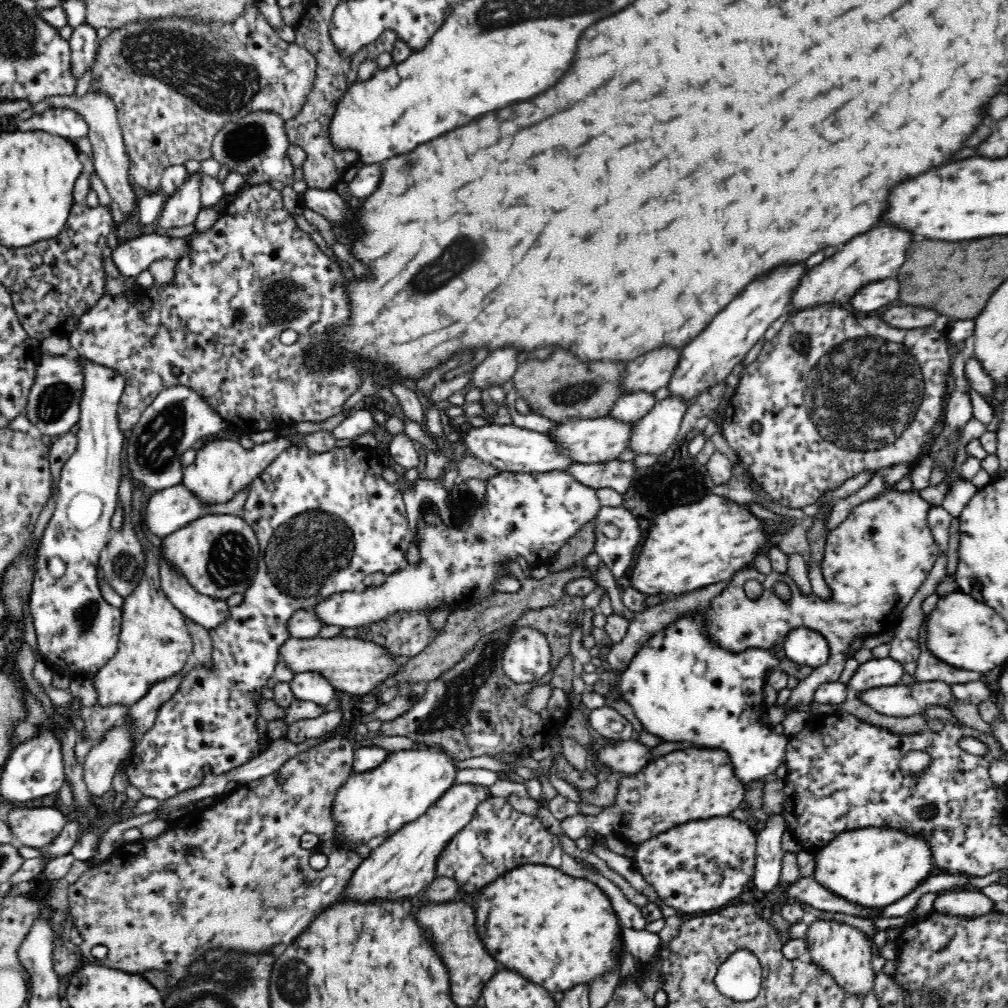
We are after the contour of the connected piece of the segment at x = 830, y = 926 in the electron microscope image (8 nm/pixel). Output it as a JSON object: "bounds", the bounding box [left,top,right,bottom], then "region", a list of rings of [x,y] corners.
{"bounds":[805,918,876,1000],"region":[[[817,918],[808,927],[805,939],[812,957],[811,962],[834,977],[836,983],[844,989],[844,996],[848,993],[860,995],[863,1000],[865,994],[873,988],[876,976],[872,967],[875,953],[871,937],[838,920]]]}

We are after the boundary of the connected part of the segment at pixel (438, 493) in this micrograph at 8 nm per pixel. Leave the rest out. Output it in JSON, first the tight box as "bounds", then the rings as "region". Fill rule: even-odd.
{"bounds":[403,477,452,540],"region":[[[439,477],[436,479],[420,478],[415,480],[413,484],[415,485],[405,490],[403,501],[407,508],[408,527],[410,527],[410,531],[412,531],[413,540],[415,540],[418,517],[420,516],[422,505],[426,501],[434,503],[440,515],[440,519],[442,519],[447,526],[452,524],[452,510],[445,504],[448,492]]]}

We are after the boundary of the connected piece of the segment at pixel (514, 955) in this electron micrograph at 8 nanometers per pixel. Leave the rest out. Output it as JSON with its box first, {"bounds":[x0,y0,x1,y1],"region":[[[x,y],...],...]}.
{"bounds":[476,864,623,993],"region":[[[526,864],[518,866],[516,870],[512,869],[508,871],[508,874],[504,876],[498,876],[496,882],[484,886],[484,890],[480,889],[480,896],[476,898],[476,922],[478,922],[478,934],[486,946],[486,950],[500,962],[504,964],[508,970],[516,970],[518,974],[522,974],[524,978],[532,980],[534,984],[544,984],[541,986],[545,988],[549,993],[565,992],[566,990],[572,990],[573,986],[578,984],[591,984],[597,978],[600,978],[602,974],[610,972],[610,970],[618,970],[618,966],[621,965],[621,959],[623,955],[623,942],[622,942],[622,926],[618,920],[618,915],[614,907],[610,903],[609,897],[598,887],[594,882],[584,878],[572,877],[565,872],[562,872],[558,868],[553,866],[546,866],[542,864]]]}

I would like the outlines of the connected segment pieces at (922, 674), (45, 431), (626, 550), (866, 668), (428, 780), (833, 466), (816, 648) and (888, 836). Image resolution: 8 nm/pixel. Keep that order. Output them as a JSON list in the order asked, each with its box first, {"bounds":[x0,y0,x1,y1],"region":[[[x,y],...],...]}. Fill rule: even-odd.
[{"bounds":[915,632,982,684],"region":[[[920,632],[918,637],[918,644],[920,644],[920,656],[916,666],[915,681],[917,682],[934,682],[940,681],[948,684],[966,684],[966,682],[978,682],[982,674],[972,670],[963,668],[954,668],[938,657],[934,656],[928,645],[926,645],[926,632]]]},{"bounds":[25,351,84,441],"region":[[[73,351],[66,355],[41,355],[25,406],[26,418],[38,429],[39,436],[50,441],[68,433],[70,428],[78,424],[82,388],[84,371],[78,355]]]},{"bounds":[594,506,642,578],"region":[[[601,506],[594,518],[594,552],[612,572],[614,578],[620,578],[634,560],[634,550],[642,541],[642,534],[636,517],[626,508]],[[614,524],[619,528],[619,536],[608,538],[602,528]]]},{"bounds":[848,657,904,697],"region":[[[892,657],[871,659],[858,665],[848,687],[848,694],[855,697],[870,688],[901,685],[904,667]]]},{"bounds":[333,746,458,850],"region":[[[422,746],[412,750],[398,750],[387,754],[372,770],[356,774],[351,772],[344,785],[338,788],[333,804],[333,816],[336,819],[336,843],[356,850],[360,844],[368,843],[372,838],[388,838],[409,822],[426,814],[433,804],[454,784],[458,774],[456,763],[444,750]]]},{"bounds":[721,303,951,508],"region":[[[824,303],[804,309],[804,312],[796,312],[796,316],[790,316],[776,338],[766,342],[760,350],[760,356],[756,362],[745,366],[741,372],[739,383],[735,393],[729,400],[730,404],[722,412],[721,433],[726,438],[729,446],[738,455],[739,462],[744,469],[757,482],[776,503],[786,508],[804,508],[814,504],[820,496],[828,490],[840,488],[846,480],[854,478],[861,472],[878,473],[880,470],[891,468],[896,464],[912,464],[914,458],[922,454],[922,444],[930,438],[930,430],[934,424],[938,424],[942,416],[942,398],[946,396],[946,382],[948,372],[951,370],[951,353],[948,339],[944,332],[937,332],[933,326],[924,329],[900,329],[894,328],[890,323],[875,315],[855,315],[848,306],[836,303]],[[752,424],[760,424],[760,432],[752,433]]]},{"bounds":[782,627,830,669],"region":[[[806,627],[792,629],[782,644],[786,657],[799,665],[817,669],[830,658],[830,645],[826,637]]]},{"bounds":[814,828,932,908],"region":[[[894,828],[849,830],[838,834],[814,854],[814,878],[838,897],[862,907],[882,908],[908,896],[932,872],[932,851],[926,839]]]}]

